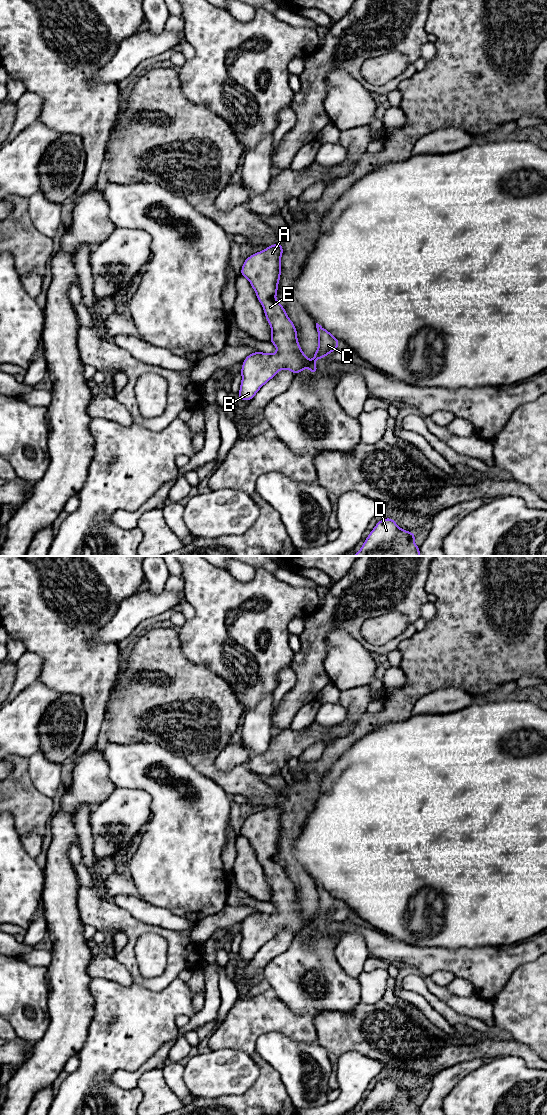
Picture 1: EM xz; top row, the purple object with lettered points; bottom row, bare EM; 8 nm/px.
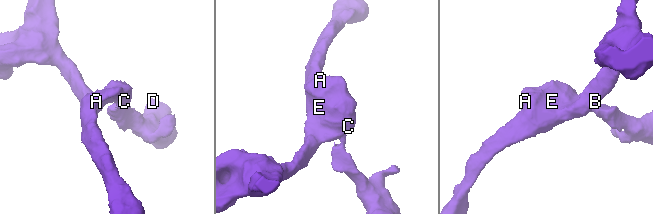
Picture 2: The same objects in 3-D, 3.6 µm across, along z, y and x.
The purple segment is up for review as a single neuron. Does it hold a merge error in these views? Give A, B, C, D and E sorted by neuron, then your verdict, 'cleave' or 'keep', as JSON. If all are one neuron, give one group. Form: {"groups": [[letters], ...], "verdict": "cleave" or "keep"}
{"groups": [["A", "B", "C", "E"], ["D"]], "verdict": "cleave"}

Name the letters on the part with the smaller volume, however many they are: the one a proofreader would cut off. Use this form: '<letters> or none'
D

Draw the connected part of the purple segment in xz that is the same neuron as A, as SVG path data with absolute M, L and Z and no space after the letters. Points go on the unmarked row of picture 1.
M281 803L268 806L262 811L253 813L244 820L240 835L245 837L251 844L258 861L261 863L266 880L271 887L270 902L278 909L277 913L253 912L249 914L242 923L238 960L251 961L262 946L282 929L288 929L292 933L300 934L312 922L306 916L297 898L297 889L288 877L284 866L276 859L278 853L278 843L282 832L281 815L284 809Z

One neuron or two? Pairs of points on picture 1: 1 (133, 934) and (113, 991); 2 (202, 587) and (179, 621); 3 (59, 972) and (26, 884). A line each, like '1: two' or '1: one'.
1: two
2: two
3: two

